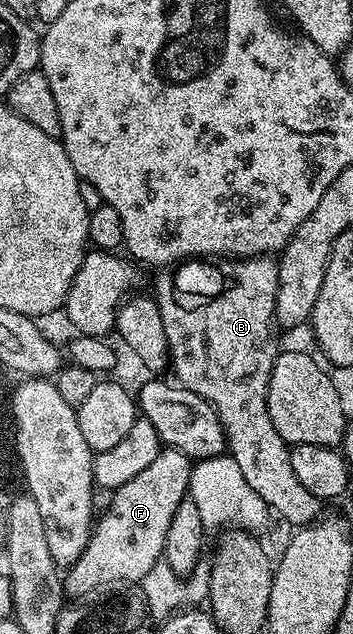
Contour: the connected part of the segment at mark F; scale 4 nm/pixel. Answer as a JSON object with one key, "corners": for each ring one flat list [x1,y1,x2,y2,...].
{"corners":[[161,449,158,457,154,457,151,465,146,465,138,477,126,481,126,485,117,487,111,492,112,504,108,507,108,515,95,520,92,536,88,539,82,557,73,567,67,568,63,576,64,589,72,597,88,597,97,590,99,583,116,583,115,585,136,585,141,582,140,573,150,573,156,563,161,562,166,545,166,529,170,527,170,520,174,517,174,509,181,500,188,495,188,486,192,476,193,460,171,449]]}

